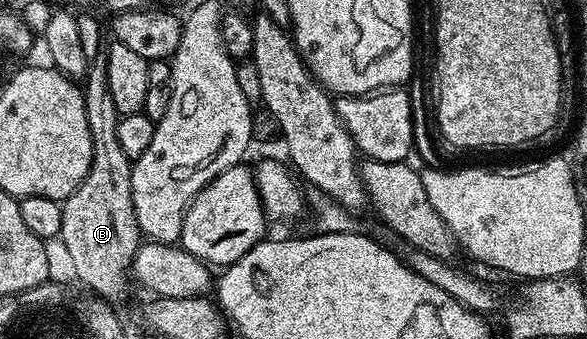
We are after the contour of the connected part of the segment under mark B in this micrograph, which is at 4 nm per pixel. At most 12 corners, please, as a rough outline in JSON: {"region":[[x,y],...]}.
{"region":[[106,79],[82,92],[91,165],[62,203],[77,280],[120,298],[142,234]]}

